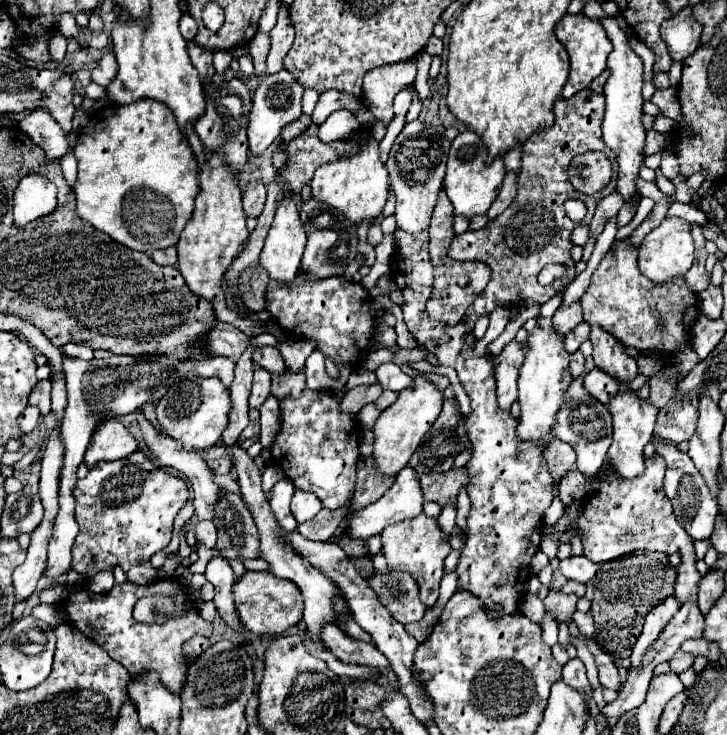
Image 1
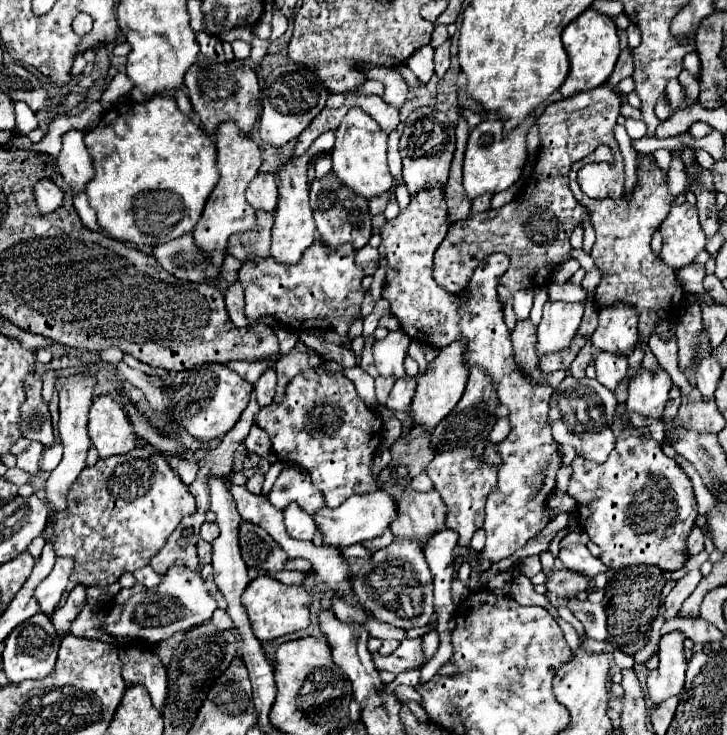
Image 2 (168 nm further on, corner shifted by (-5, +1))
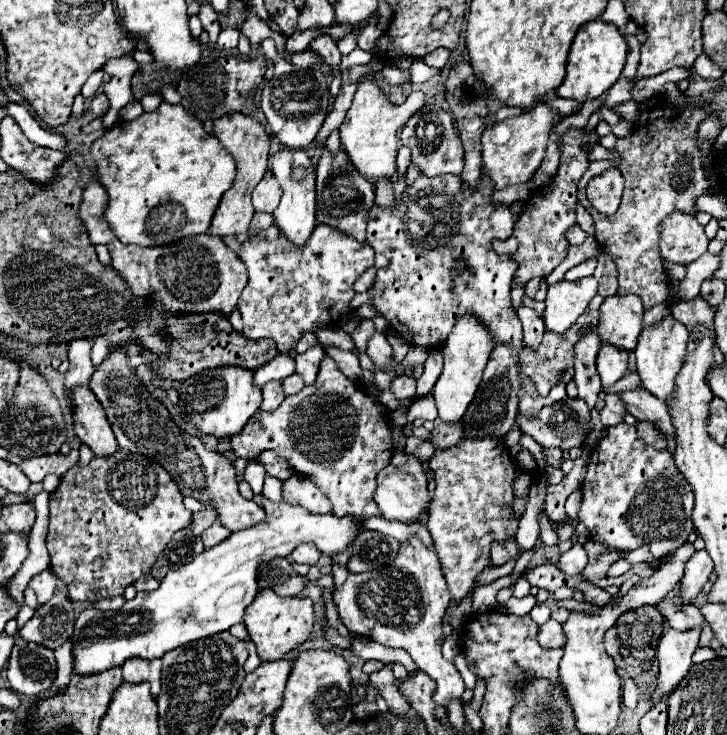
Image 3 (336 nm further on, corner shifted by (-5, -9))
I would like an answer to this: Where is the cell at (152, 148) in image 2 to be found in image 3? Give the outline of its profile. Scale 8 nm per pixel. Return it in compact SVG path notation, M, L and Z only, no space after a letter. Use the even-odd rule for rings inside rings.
M161 102L153 112L143 112L137 120L119 120L113 124L113 128L93 144L91 156L97 166L97 178L109 192L105 220L123 244L137 246L163 246L183 236L205 234L221 196L231 188L237 172L233 156L225 152L219 140L205 132L203 124L189 116L183 106L169 102Z

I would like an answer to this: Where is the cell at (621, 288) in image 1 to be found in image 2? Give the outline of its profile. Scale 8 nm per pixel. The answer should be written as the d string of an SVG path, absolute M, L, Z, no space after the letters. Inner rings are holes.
M608 146L597 147L593 154L589 154L589 158L575 162L569 170L571 192L581 204L589 208L591 224L597 232L597 242L591 250L595 266L601 270L601 282L595 288L595 302L599 308L613 306L619 302L633 306L639 314L639 334L641 338L649 340L649 336L655 332L655 328L661 322L665 322L673 314L681 314L681 308L683 308L681 304L685 298L677 272L665 266L651 250L651 236L669 214L675 198L669 196L665 186L665 174L651 164L651 156L637 158L639 182L633 190L631 202L615 202L611 198L603 198L603 200L589 198L581 192L577 184L577 172L585 164L600 161L609 164L612 162L612 151Z

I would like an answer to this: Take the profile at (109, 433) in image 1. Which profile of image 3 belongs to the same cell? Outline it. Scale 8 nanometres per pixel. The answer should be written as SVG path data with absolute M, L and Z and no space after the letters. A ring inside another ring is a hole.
M89 388L73 392L73 422L77 438L97 456L111 456L119 448L105 412Z

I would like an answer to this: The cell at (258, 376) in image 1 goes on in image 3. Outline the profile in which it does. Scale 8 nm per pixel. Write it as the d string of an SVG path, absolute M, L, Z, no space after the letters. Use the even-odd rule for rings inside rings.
M269 382L269 384L265 384L261 390L263 390L261 410L265 410L265 412L275 410L275 408L285 400L285 392L283 392L281 382Z

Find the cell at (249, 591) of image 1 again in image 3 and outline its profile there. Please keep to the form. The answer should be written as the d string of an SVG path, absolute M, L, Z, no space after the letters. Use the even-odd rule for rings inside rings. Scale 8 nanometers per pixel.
M261 590L253 604L245 610L243 624L247 626L249 640L253 640L261 660L281 660L287 652L299 648L311 634L315 620L313 602L309 598L283 598L273 590Z

